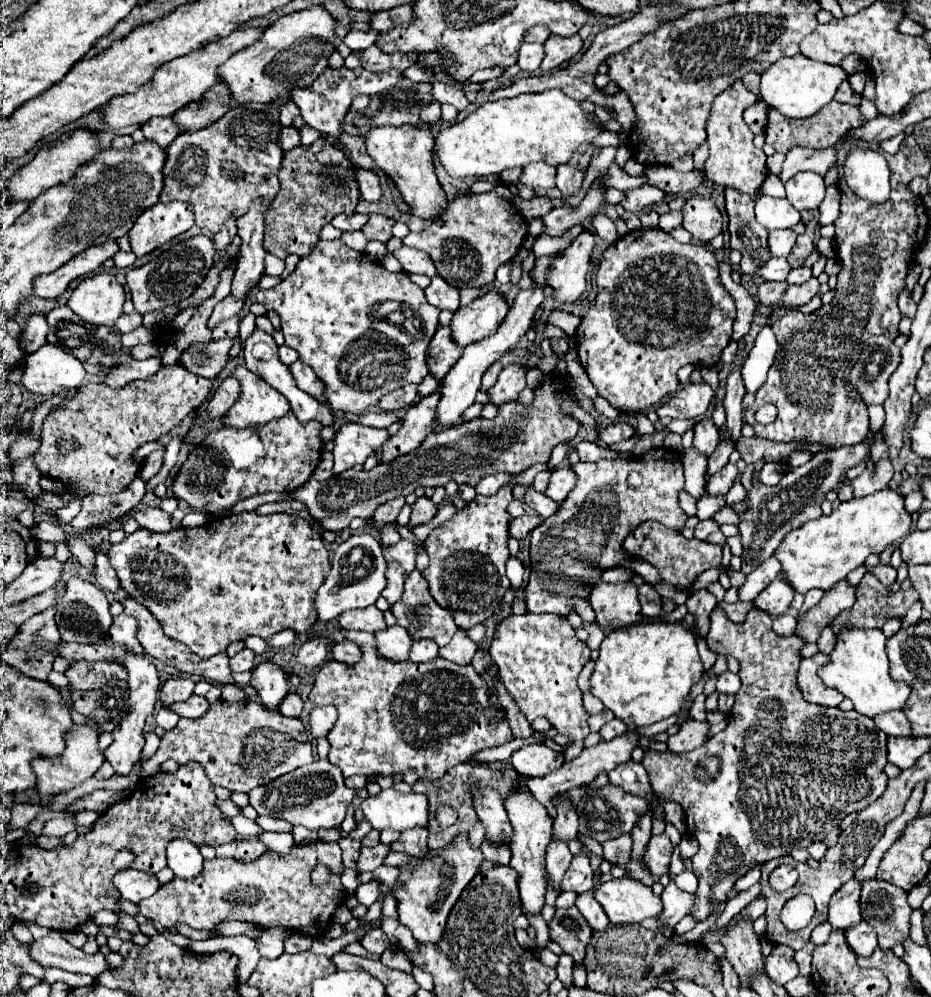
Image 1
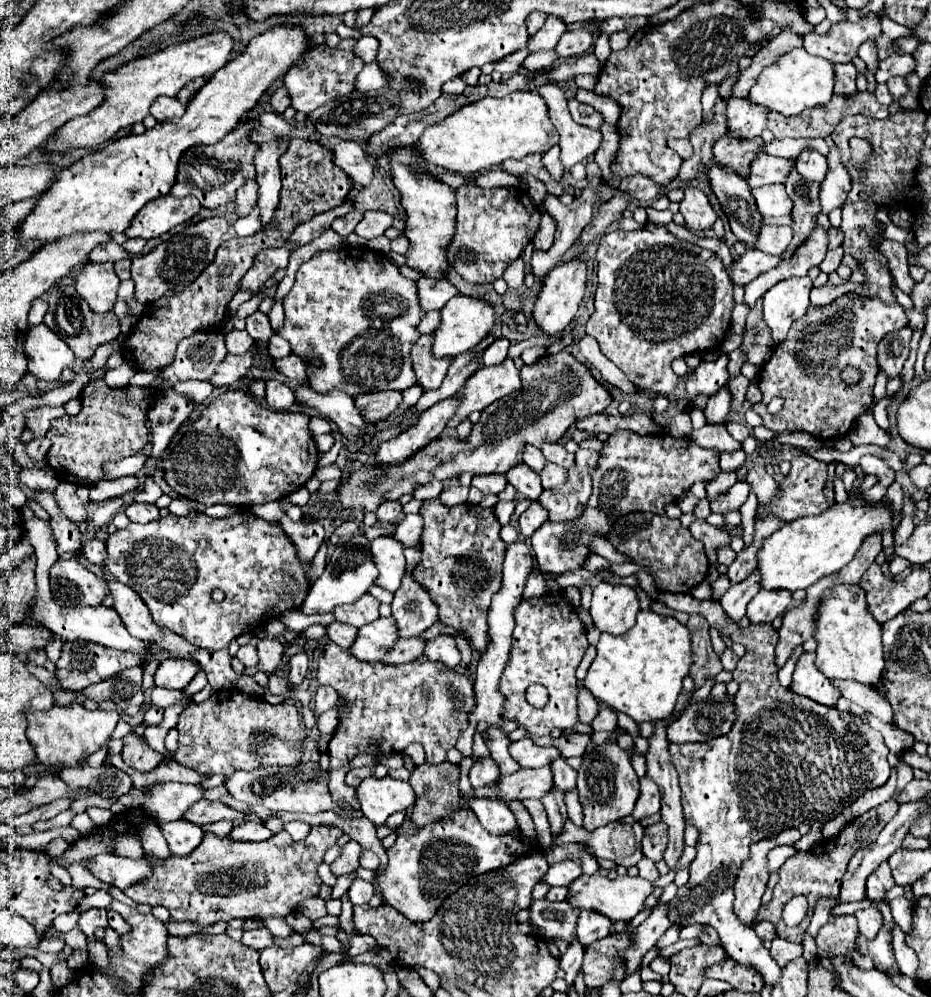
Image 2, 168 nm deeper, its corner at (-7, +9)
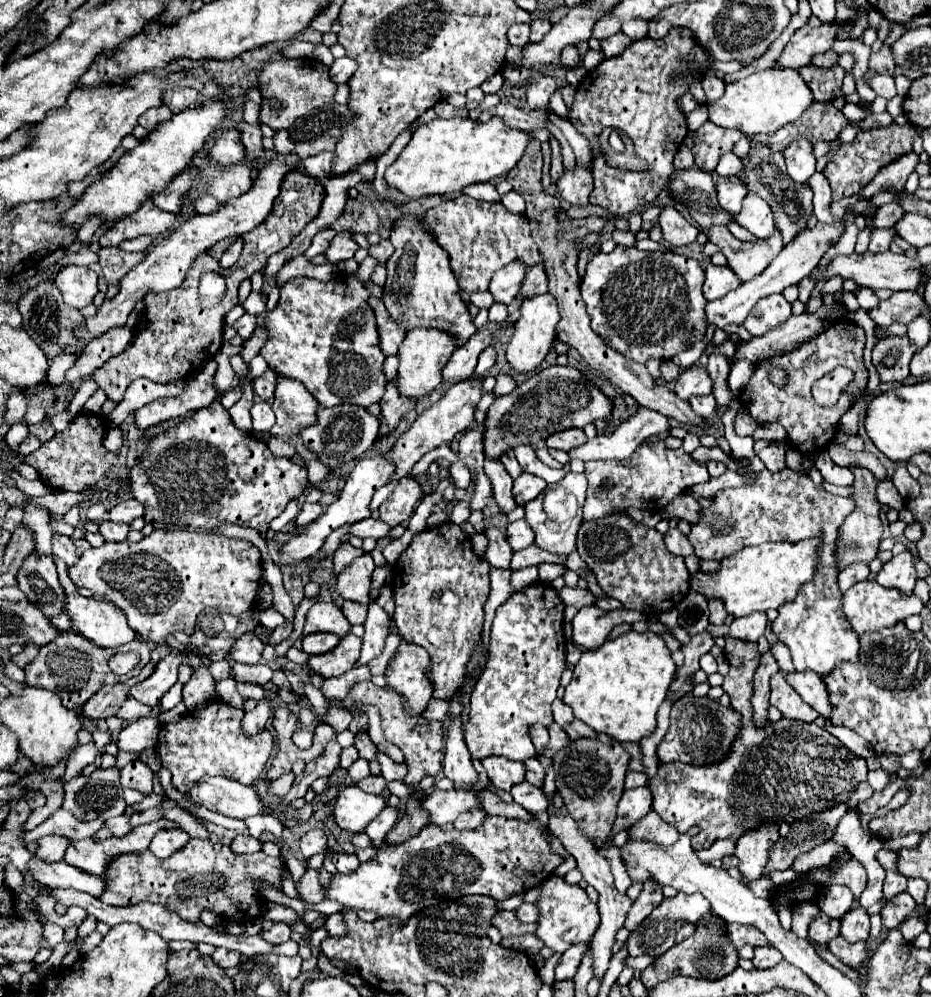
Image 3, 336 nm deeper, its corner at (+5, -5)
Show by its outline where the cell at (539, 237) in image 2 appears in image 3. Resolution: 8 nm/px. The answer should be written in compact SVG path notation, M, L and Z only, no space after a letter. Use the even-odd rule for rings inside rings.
M511 262L503 270L493 274L493 278L489 282L489 292L493 294L493 300L497 304L509 306L513 302L513 298L519 292L519 286L525 278L525 270L527 270L527 266L523 262Z

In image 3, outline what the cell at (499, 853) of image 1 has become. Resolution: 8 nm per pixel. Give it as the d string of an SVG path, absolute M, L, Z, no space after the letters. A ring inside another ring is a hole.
M471 810L471 812L465 812L465 814L461 814L455 822L453 822L453 826L457 828L457 830L475 830L475 828L479 828L483 822L485 822L485 812L483 810Z

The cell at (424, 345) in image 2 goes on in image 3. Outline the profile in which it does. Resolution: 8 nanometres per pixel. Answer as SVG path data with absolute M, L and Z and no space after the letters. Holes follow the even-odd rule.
M393 380L391 384L387 384L385 394L383 394L379 406L381 406L379 438L385 438L385 436L389 436L389 434L399 426L401 418L403 418L409 410L413 410L415 400L409 400L409 398L399 396L399 392L397 392L397 382Z

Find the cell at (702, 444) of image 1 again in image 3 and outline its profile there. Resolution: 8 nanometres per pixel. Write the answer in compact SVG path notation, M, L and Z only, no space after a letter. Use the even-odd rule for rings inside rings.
M709 394L709 396L697 396L697 398L689 398L689 404L691 404L691 408L699 414L699 416L703 416L703 418L713 418L713 414L715 414L715 408L717 408L717 404L715 404L715 398Z

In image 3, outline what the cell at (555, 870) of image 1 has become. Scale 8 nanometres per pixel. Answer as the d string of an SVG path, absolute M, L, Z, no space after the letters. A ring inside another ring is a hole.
M519 782L517 786L513 786L511 796L517 804L521 804L525 810L529 812L537 812L537 810L545 810L549 806L547 798L543 796L541 788L533 786L531 782Z

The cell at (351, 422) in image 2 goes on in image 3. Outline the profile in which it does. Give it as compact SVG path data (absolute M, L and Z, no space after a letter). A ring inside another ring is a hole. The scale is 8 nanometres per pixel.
M277 374L277 386L273 396L273 412L277 416L277 422L271 430L265 434L255 434L257 440L267 442L267 438L289 438L299 434L301 428L311 426L317 420L317 400L301 386L301 382L295 382L293 378L285 378Z

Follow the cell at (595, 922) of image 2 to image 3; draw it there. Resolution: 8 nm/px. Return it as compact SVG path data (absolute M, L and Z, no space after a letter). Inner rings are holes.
M581 942L581 944L571 946L565 954L561 954L559 962L555 964L555 980L571 980L575 976L579 962L585 954L585 948L587 948L587 944Z

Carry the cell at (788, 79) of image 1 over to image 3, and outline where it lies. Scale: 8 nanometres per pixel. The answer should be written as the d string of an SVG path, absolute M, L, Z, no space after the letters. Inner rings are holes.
M769 68L755 72L747 78L735 80L731 84L725 84L725 94L721 98L703 100L701 104L709 112L709 122L723 128L741 130L745 136L753 138L757 134L773 134L781 126L797 120L809 108L811 102L813 94L797 70Z

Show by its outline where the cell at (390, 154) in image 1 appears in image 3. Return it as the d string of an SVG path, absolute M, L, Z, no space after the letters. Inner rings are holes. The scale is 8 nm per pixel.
M401 216L393 226L389 240L395 252L389 262L385 262L387 282L383 286L381 300L385 302L393 322L405 326L407 332L413 328L443 330L451 334L457 346L463 346L477 332L477 328L471 320L467 304L461 298L461 290L449 266L447 252L441 250L433 236L421 226L421 218L413 216Z

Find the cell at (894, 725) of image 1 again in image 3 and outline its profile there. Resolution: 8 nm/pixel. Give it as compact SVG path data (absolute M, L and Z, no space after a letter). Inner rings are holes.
M805 670L805 672L787 672L785 680L789 686L793 686L793 690L813 708L817 710L821 716L829 718L831 716L831 704L827 698L827 690L825 684L821 680L819 674L813 674L813 670Z

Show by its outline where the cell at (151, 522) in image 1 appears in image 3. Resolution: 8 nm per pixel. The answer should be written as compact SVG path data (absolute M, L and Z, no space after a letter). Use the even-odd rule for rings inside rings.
M105 520L99 524L99 534L103 536L105 542L121 542L127 538L127 532L129 532L129 526L127 524L121 524L121 522L111 522L111 520Z

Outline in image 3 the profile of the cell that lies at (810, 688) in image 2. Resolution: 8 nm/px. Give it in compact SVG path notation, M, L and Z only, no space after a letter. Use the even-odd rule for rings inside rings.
M777 672L771 678L771 704L783 714L783 718L813 722L819 714L807 706L801 696L785 682L785 674Z

